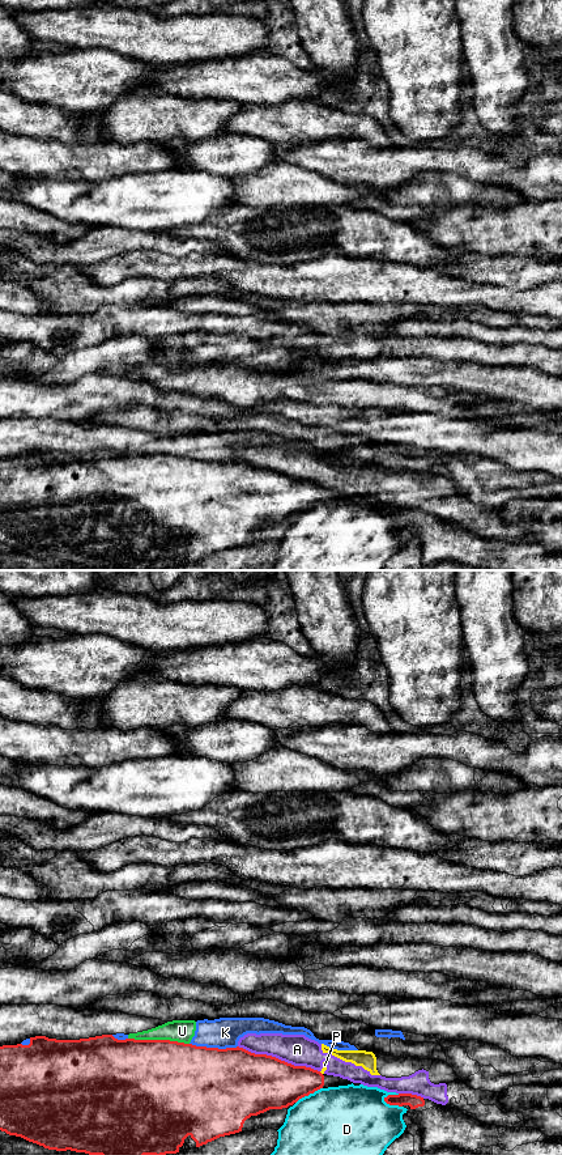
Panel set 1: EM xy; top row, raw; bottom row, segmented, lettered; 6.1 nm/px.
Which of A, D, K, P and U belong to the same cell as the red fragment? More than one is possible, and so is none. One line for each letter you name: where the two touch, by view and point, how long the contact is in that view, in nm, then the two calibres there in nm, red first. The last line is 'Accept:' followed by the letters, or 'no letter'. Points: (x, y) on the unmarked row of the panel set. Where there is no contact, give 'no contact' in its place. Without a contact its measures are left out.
Accept: no letter

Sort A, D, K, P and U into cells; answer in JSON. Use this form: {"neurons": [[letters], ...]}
{"neurons": [["A", "P"], ["D"], ["K", "U"]]}

